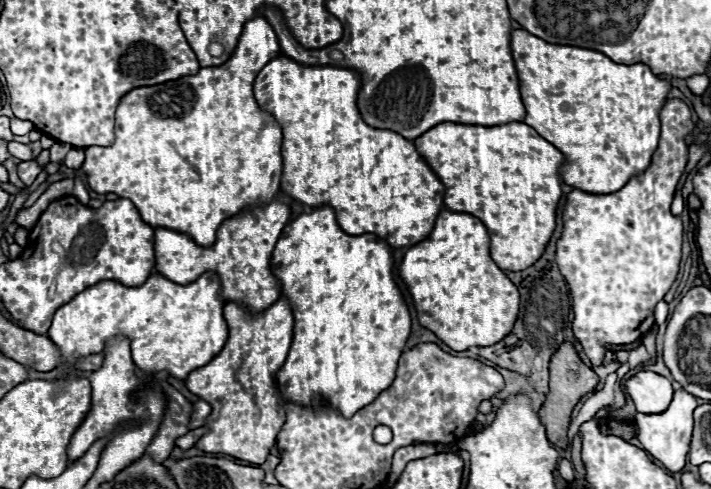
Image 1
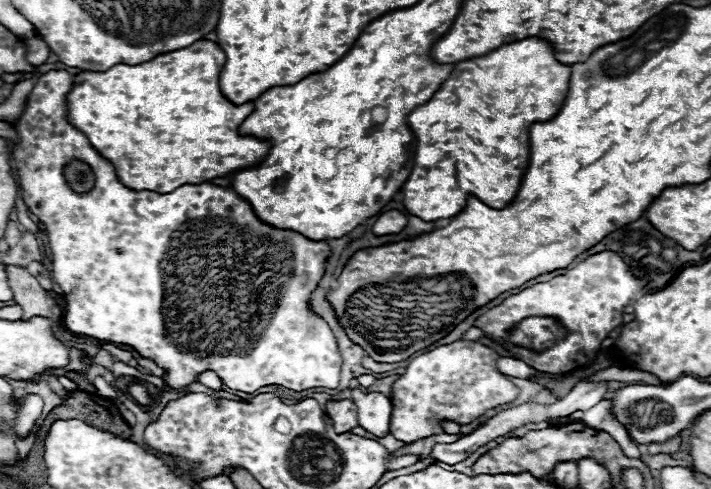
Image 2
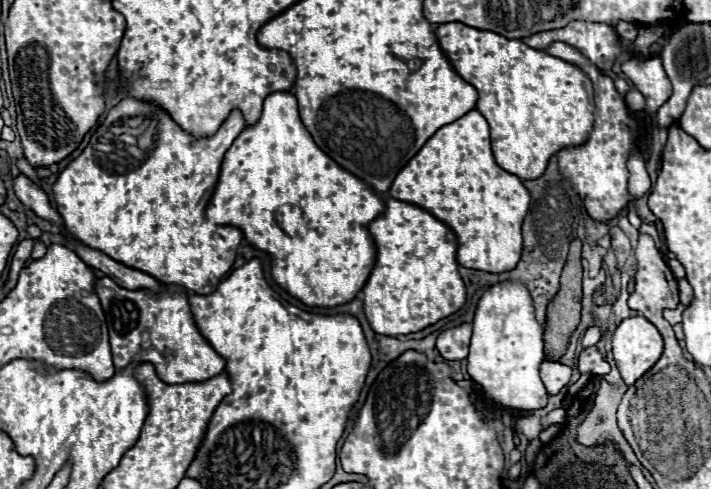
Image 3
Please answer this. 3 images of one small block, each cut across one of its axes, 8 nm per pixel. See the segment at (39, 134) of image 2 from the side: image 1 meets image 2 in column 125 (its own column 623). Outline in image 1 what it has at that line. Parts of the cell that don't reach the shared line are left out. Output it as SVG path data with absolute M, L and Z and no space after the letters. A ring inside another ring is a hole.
M672 98L664 104L664 108L660 110L660 122L662 122L662 134L660 134L658 148L652 154L650 166L642 174L632 176L618 192L612 192L612 194L590 194L590 192L582 192L582 190L572 190L566 196L566 204L564 204L564 212L562 212L564 230L562 230L562 236L556 244L556 264L560 266L560 272L566 278L570 294L572 294L572 310L574 310L572 330L574 330L574 336L582 344L582 348L584 348L584 352L586 352L586 356L590 358L592 364L600 364L604 360L606 344L632 344L632 342L640 340L652 328L652 324L654 324L654 306L670 290L670 286L672 286L672 282L678 274L678 266L680 266L680 258L682 258L682 220L670 214L670 204L672 204L672 198L674 198L674 192L676 192L676 184L678 184L678 180L680 180L680 176L686 168L686 162L688 162L688 146L686 146L684 140L692 132L694 122L690 120L690 108L678 98Z

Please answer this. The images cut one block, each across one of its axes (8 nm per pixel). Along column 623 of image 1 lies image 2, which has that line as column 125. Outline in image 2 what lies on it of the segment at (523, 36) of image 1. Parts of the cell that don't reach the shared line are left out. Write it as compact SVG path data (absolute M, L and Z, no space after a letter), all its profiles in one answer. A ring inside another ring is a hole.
M198 40L186 48L158 54L136 66L116 64L106 72L80 70L66 96L66 118L88 138L92 148L110 160L120 184L134 192L152 190L168 194L184 184L202 184L216 176L228 176L230 172L258 164L268 154L270 144L238 134L238 126L252 112L252 102L236 106L222 96L218 76L224 62L226 54L216 42Z

